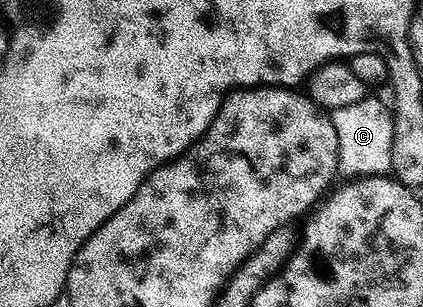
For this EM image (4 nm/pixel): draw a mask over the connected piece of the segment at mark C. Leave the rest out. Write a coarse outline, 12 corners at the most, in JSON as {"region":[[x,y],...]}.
{"region":[[372,94],[331,109],[336,171],[392,170],[392,110]]}

